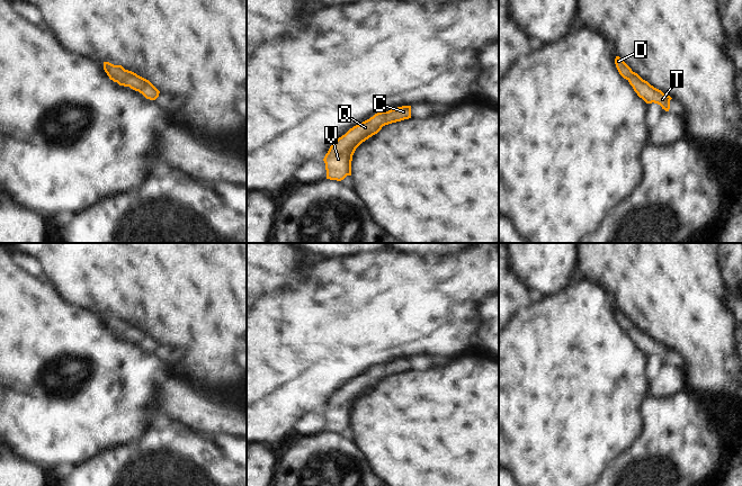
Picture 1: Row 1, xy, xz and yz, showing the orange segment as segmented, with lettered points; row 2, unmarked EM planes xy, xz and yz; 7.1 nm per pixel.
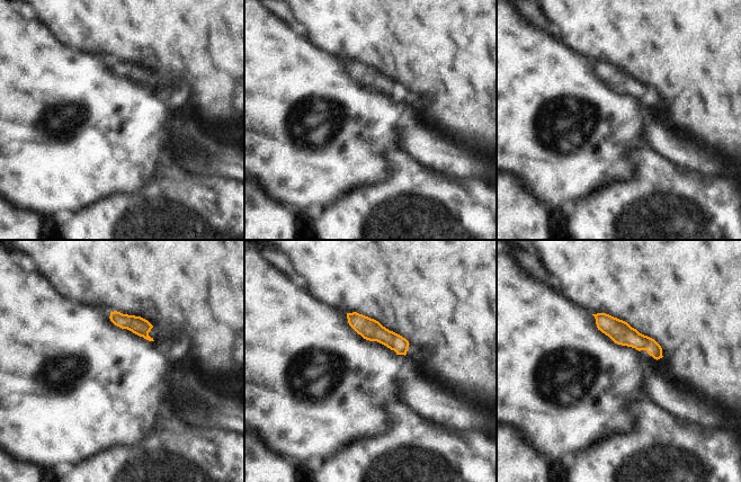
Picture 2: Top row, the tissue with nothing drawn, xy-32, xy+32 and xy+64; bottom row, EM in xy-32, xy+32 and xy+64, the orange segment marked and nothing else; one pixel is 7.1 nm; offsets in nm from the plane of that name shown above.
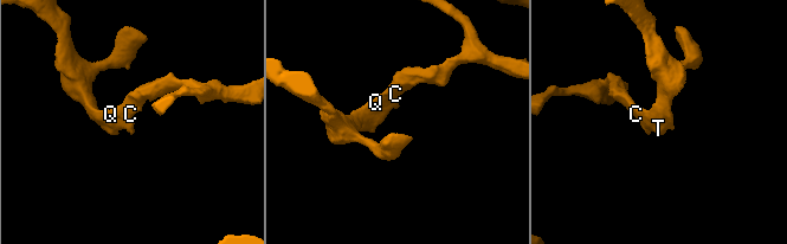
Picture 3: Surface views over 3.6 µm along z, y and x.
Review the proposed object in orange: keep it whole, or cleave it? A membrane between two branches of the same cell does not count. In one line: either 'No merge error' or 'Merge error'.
No merge error

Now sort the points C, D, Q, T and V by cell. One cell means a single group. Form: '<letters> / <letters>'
C D Q T V

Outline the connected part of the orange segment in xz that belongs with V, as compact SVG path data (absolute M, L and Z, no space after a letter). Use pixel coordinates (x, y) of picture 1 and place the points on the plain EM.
M402 358L375 366L369 371L350 380L330 398L323 413L327 431L341 433L351 428L351 413L356 400L377 386L383 378L411 370L411 358Z

